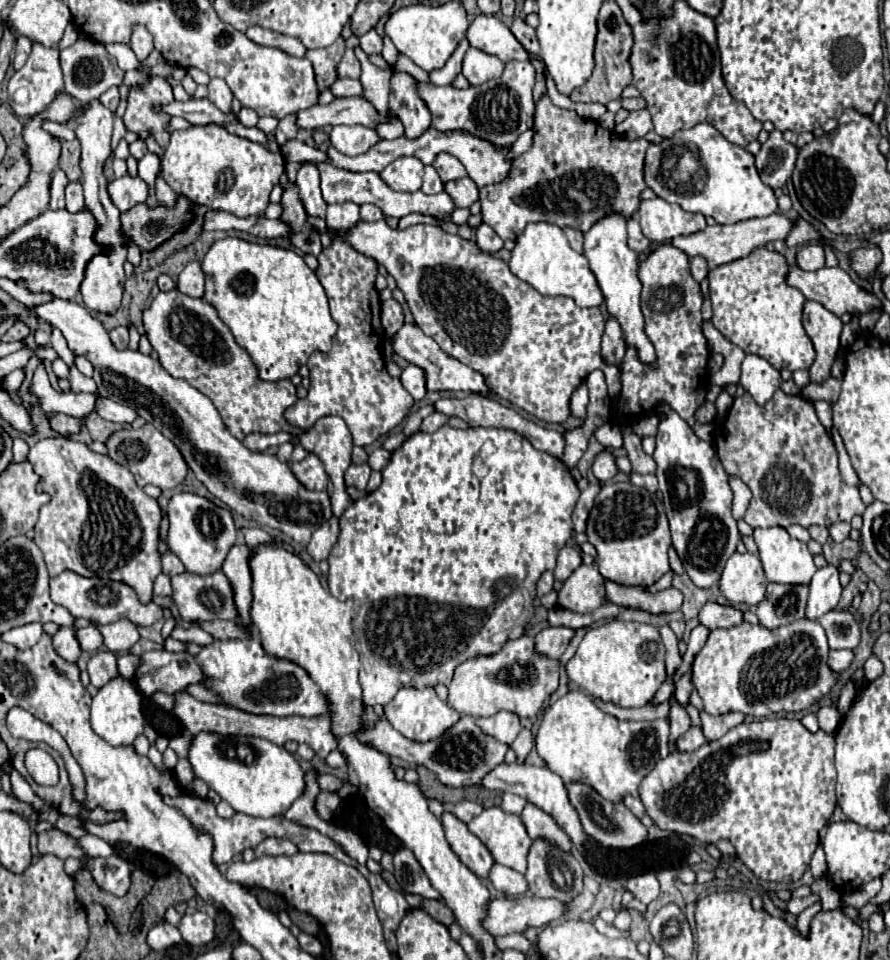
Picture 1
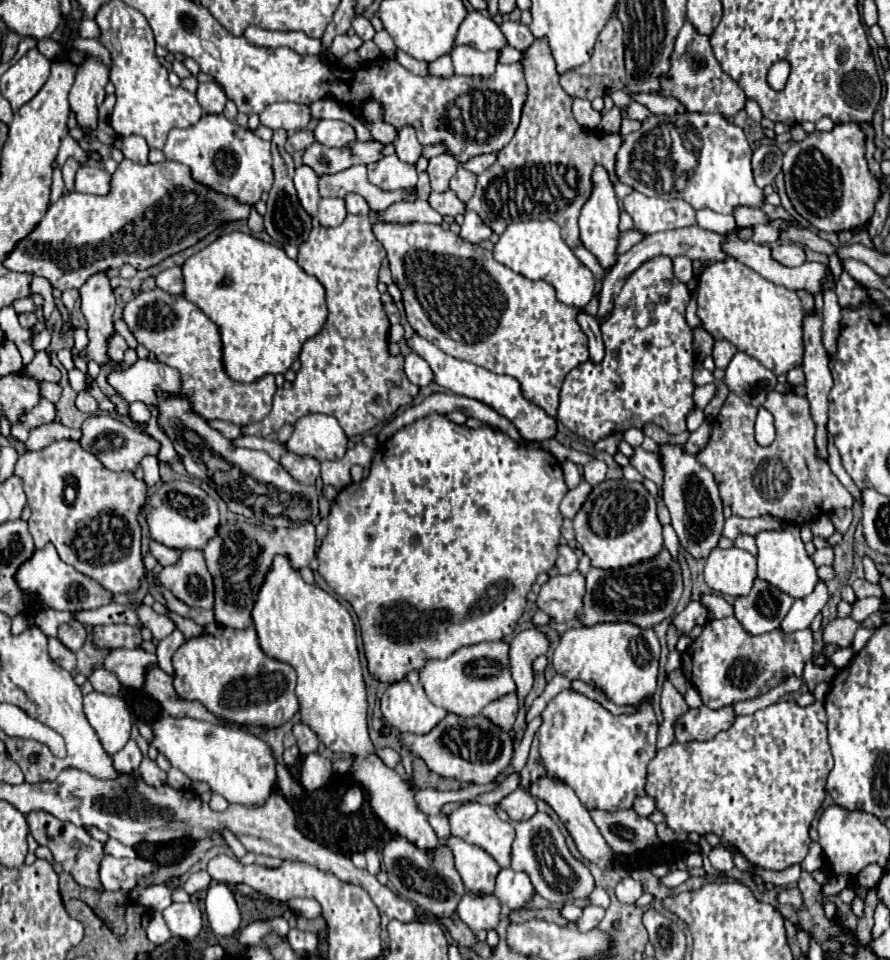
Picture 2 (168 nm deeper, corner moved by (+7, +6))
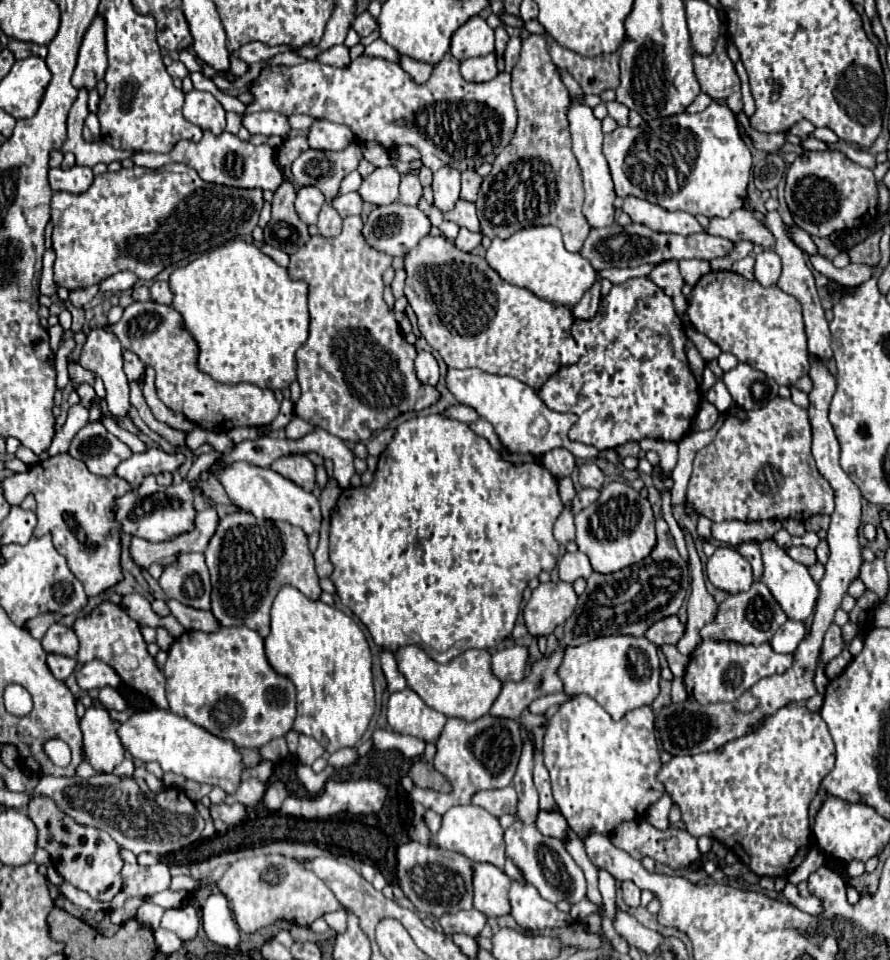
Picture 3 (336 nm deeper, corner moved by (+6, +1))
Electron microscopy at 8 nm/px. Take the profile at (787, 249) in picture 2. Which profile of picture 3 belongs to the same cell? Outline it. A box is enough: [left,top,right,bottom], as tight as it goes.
[755,249,781,287]

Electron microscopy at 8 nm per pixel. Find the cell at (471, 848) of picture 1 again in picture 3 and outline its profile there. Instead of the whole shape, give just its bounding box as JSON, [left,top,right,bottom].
[473,863,511,917]

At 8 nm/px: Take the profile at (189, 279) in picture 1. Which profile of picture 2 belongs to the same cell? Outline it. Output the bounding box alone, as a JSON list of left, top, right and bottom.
[156,268,184,294]

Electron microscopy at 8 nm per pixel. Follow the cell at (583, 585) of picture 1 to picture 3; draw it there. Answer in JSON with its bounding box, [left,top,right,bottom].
[523,583,577,635]

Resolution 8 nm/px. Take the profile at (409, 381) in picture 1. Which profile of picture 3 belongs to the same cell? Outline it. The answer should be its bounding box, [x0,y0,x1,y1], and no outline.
[415,351,439,385]

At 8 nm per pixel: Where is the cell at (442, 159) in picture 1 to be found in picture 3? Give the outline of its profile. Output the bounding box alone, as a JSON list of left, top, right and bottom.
[433,167,459,211]

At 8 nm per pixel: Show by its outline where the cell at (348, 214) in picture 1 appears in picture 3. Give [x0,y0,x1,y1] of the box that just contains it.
[317,201,343,237]

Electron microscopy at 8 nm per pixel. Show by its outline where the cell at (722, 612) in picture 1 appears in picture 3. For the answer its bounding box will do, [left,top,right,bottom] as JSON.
[645,615,685,645]

